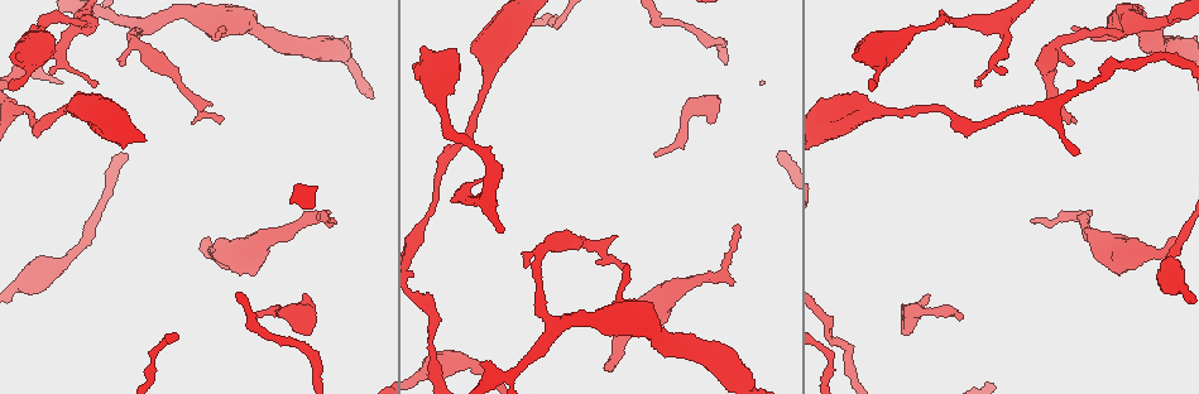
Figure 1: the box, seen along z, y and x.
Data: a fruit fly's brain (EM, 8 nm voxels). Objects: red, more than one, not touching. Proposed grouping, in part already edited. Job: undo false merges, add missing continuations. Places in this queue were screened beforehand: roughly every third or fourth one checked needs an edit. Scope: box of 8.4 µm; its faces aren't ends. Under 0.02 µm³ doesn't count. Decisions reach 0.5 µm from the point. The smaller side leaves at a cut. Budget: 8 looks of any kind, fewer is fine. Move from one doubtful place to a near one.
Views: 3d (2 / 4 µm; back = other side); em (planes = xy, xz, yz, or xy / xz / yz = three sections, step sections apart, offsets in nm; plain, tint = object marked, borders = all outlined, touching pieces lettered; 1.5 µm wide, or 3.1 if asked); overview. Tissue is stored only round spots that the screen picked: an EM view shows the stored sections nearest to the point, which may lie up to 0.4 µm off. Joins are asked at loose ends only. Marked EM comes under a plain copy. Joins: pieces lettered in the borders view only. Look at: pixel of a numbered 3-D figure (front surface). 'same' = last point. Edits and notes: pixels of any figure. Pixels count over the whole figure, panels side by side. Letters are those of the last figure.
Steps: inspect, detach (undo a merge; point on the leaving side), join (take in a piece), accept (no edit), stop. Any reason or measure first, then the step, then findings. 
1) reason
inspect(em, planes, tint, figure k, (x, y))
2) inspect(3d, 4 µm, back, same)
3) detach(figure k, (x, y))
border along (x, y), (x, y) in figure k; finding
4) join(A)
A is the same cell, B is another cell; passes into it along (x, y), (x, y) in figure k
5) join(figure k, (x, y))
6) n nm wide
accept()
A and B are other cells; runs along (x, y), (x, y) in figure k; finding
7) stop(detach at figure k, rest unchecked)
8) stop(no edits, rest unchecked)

tapers out
inspect(em, xy, step 8, tint, figure 1, (657, 157))

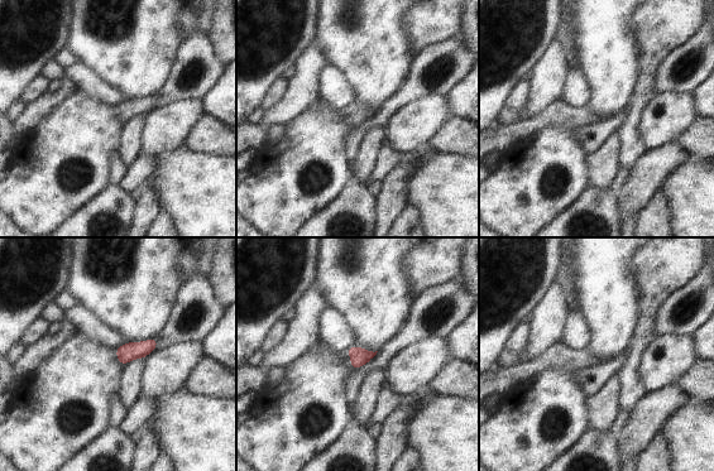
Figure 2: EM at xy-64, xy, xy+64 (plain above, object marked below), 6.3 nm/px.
see the neighbours
inspect(em, xy, step 8, borders, same)

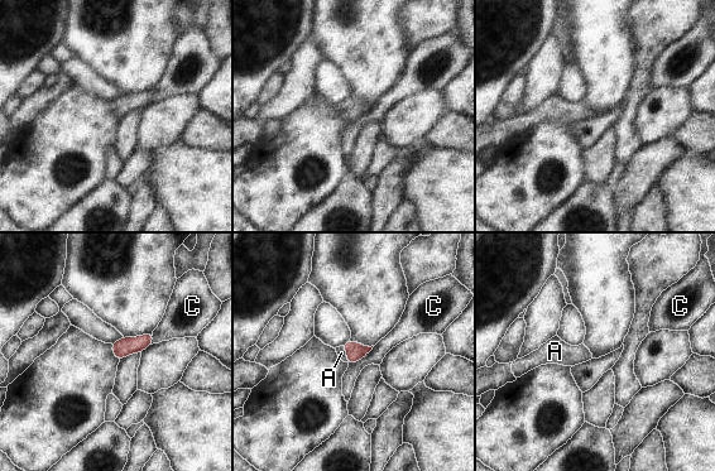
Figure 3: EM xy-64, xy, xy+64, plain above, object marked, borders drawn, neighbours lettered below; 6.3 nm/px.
C touches over 200 nm
join(figure 3, (341, 352))
A is the same cell, C is another cell; passes into it along (355, 351), (348, 354), (341, 352) in figure 3; it goes on there

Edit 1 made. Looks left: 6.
thin end
inspect(3d, 2 µm, figure 1, (622, 266))

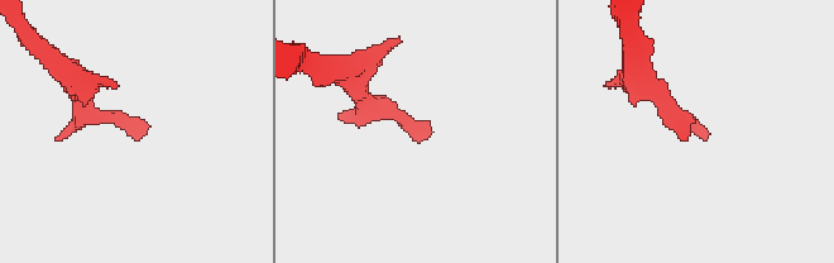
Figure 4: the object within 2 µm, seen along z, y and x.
shape alone is not enough
inspect(em, xy, step 8, tint, figure 4, (708, 134))

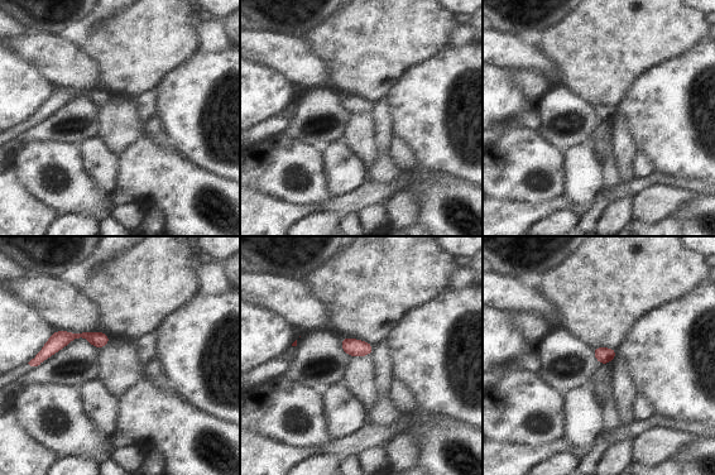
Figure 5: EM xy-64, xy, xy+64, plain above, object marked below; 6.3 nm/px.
inspect(em, xz, step 8, borders, same)

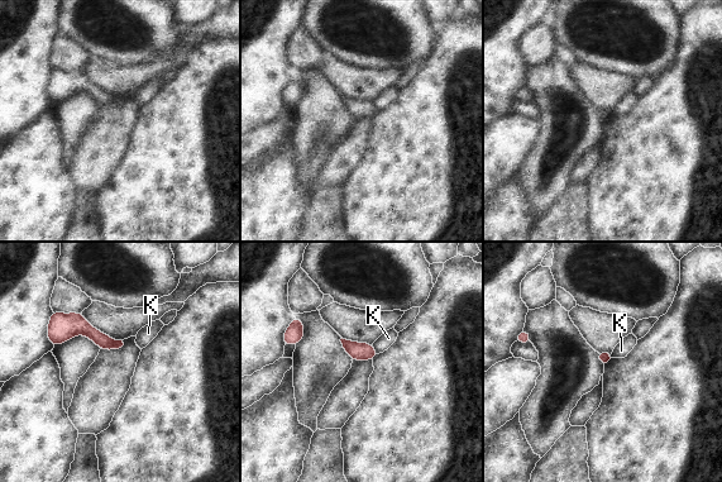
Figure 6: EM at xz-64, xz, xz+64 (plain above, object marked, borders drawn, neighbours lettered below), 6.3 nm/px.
K touches over 80 nm
accept()
K is another cell; border along (372, 344), (378, 353) in figure 6; no lettered piece goes on from it

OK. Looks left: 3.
long arm stops here
inspect(3d, 4 µm, back, figure 1, (736, 226))

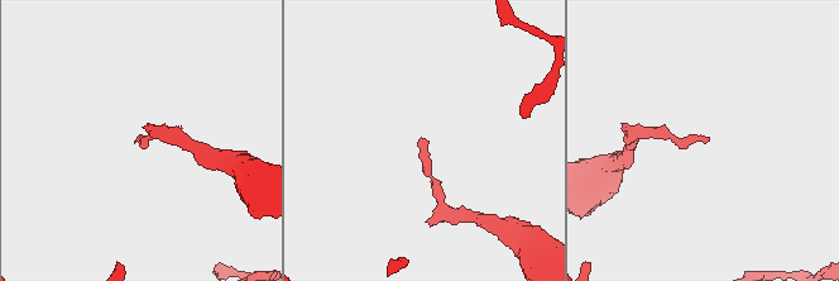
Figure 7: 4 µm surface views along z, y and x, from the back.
shape alone is not enough
inspect(em, planes, borders, figure 7, (140, 141))

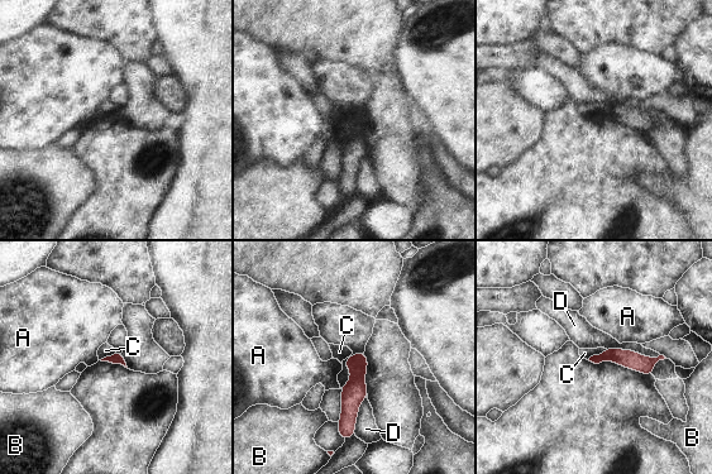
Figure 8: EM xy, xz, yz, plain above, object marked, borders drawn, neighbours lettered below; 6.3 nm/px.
accept()
A, B, C and D are other cells; border along (606, 348), (659, 355) in figure 8; none of them fits

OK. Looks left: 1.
stop(join at figure 3, rest unchecked)

